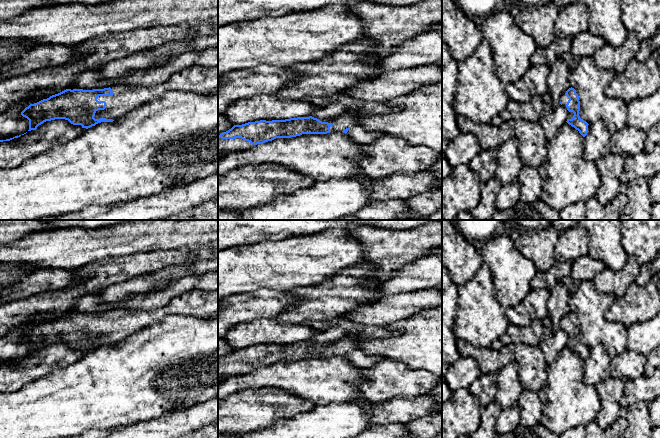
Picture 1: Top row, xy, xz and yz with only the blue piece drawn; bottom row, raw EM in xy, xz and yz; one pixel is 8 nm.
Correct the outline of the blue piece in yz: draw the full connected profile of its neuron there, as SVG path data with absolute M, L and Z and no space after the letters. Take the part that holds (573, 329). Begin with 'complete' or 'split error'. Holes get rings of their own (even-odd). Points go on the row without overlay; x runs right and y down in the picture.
split error | M569 312L560 322L560 328L567 335L567 347L574 351L585 361L588 357L588 347L580 342L580 325L579 320L574 312Z

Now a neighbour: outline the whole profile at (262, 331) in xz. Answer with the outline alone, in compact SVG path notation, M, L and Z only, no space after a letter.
M258 319L241 323L229 330L223 338L234 349L260 344L285 344L312 340L317 331L309 325L279 322L275 319Z

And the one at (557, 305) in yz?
M557 282L549 291L547 301L547 317L554 329L560 328L560 322L564 316L571 312L568 304L570 292L561 282Z

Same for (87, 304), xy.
M218 270L210 271L206 274L185 275L169 283L163 290L153 291L150 294L137 295L118 305L99 306L97 298L101 291L88 293L77 298L75 300L75 307L68 313L104 313L116 308L132 312L150 312L165 306L174 297L193 290L208 292L218 290Z

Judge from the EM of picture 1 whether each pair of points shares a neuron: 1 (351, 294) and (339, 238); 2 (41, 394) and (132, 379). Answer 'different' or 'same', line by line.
1: different
2: same

